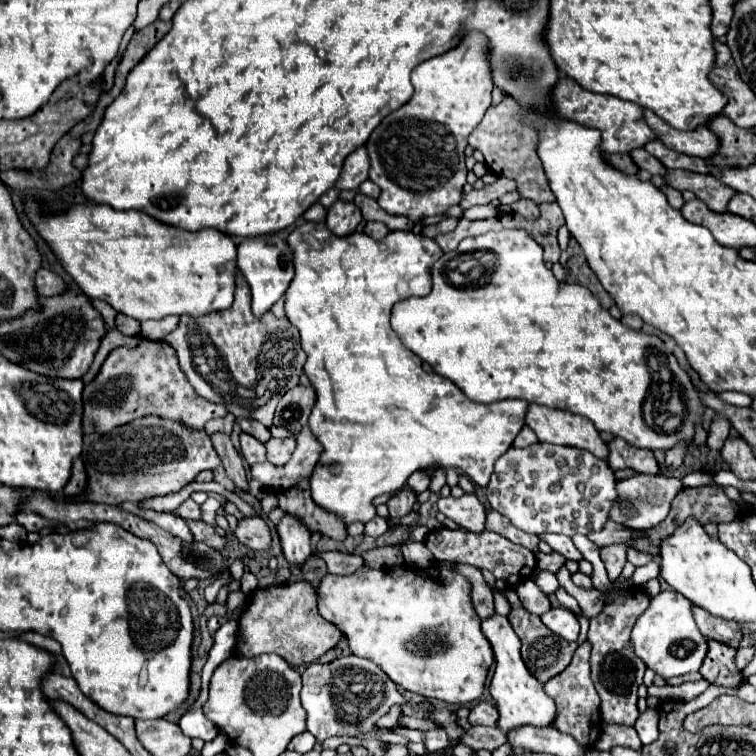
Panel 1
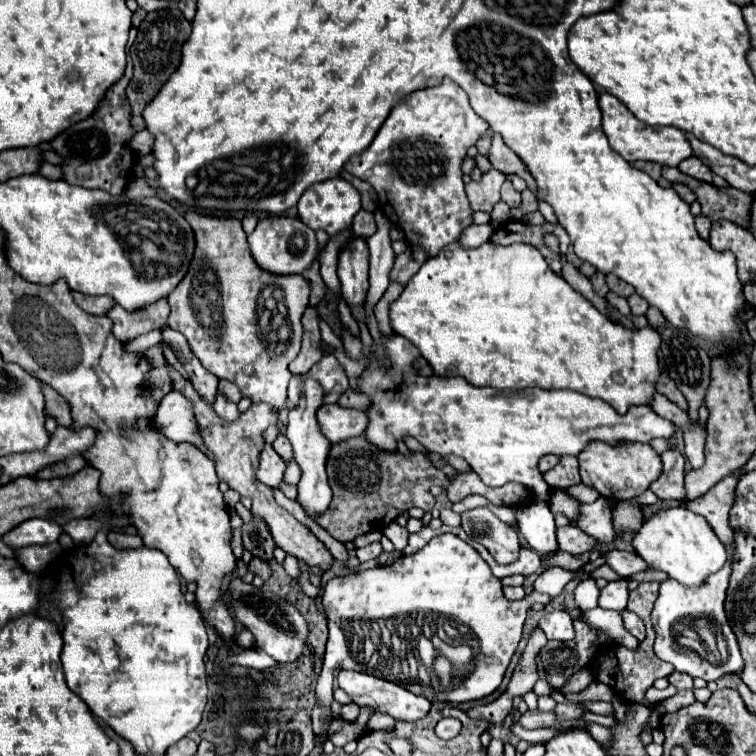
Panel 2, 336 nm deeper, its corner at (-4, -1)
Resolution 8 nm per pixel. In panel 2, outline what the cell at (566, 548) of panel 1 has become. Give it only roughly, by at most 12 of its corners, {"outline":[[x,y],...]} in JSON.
{"outline":[[606,552],[608,566],[630,578],[650,568],[636,552]]}

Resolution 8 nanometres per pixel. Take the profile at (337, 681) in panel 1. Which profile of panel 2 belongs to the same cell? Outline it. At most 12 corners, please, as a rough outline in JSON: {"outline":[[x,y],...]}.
{"outline":[[340,670],[338,686],[358,706],[394,720],[420,720],[424,696],[370,674]]}

